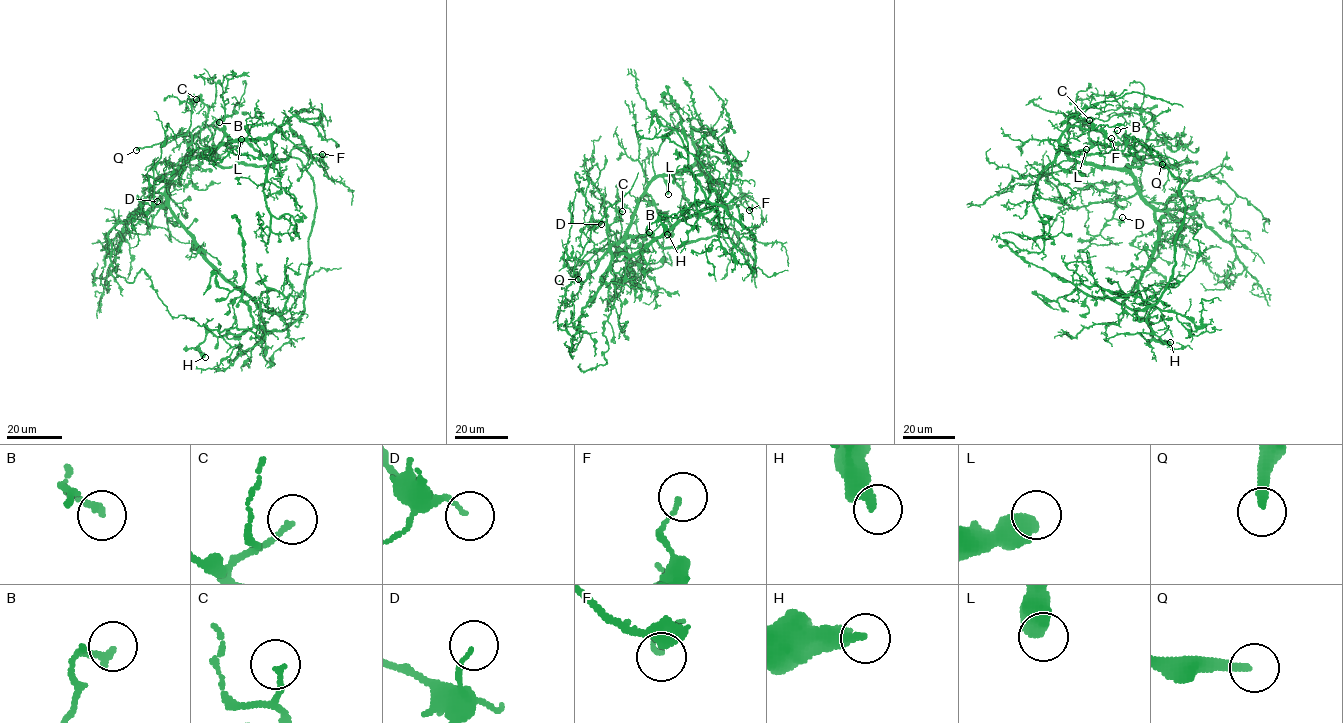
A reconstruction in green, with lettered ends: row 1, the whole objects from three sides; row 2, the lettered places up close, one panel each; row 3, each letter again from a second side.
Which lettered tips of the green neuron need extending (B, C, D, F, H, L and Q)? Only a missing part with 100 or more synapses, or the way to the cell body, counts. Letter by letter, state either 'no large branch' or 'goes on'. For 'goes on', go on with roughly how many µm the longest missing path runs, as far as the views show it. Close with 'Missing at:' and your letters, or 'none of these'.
B: no large branch
C: no large branch
D: no large branch
F: no large branch
H: no large branch
L: no large branch
Q: goes on; missing 120 µm
Missing at: Q

